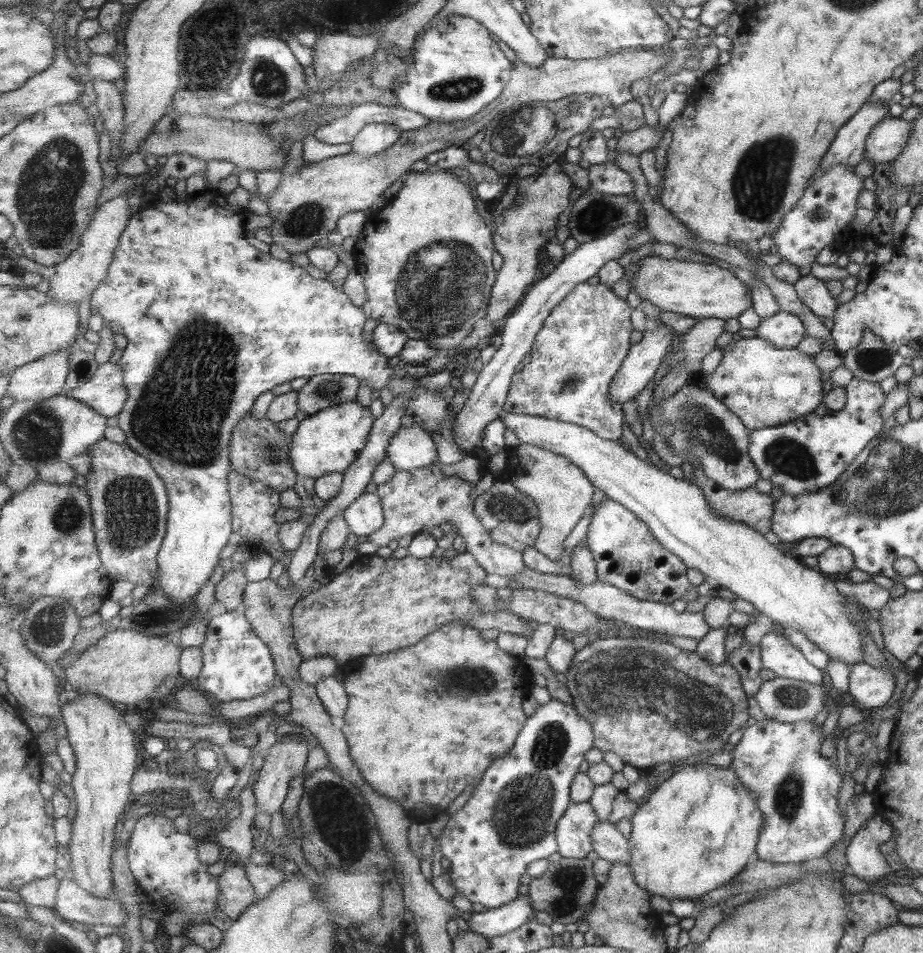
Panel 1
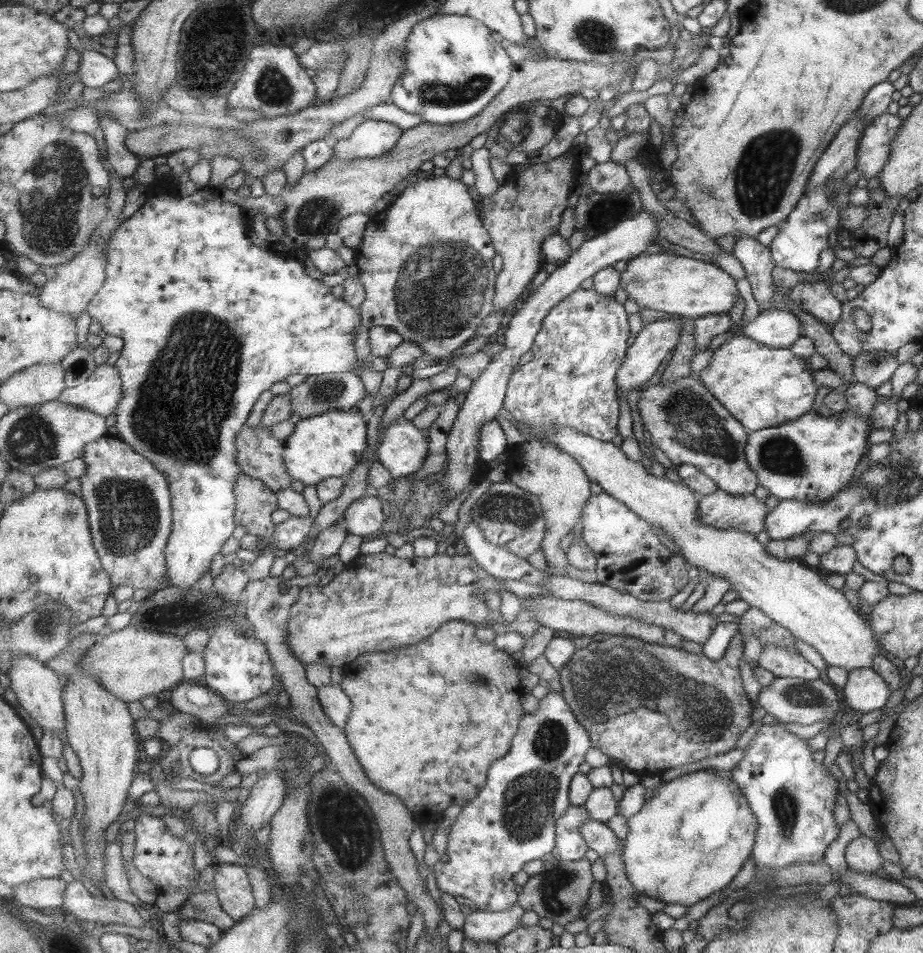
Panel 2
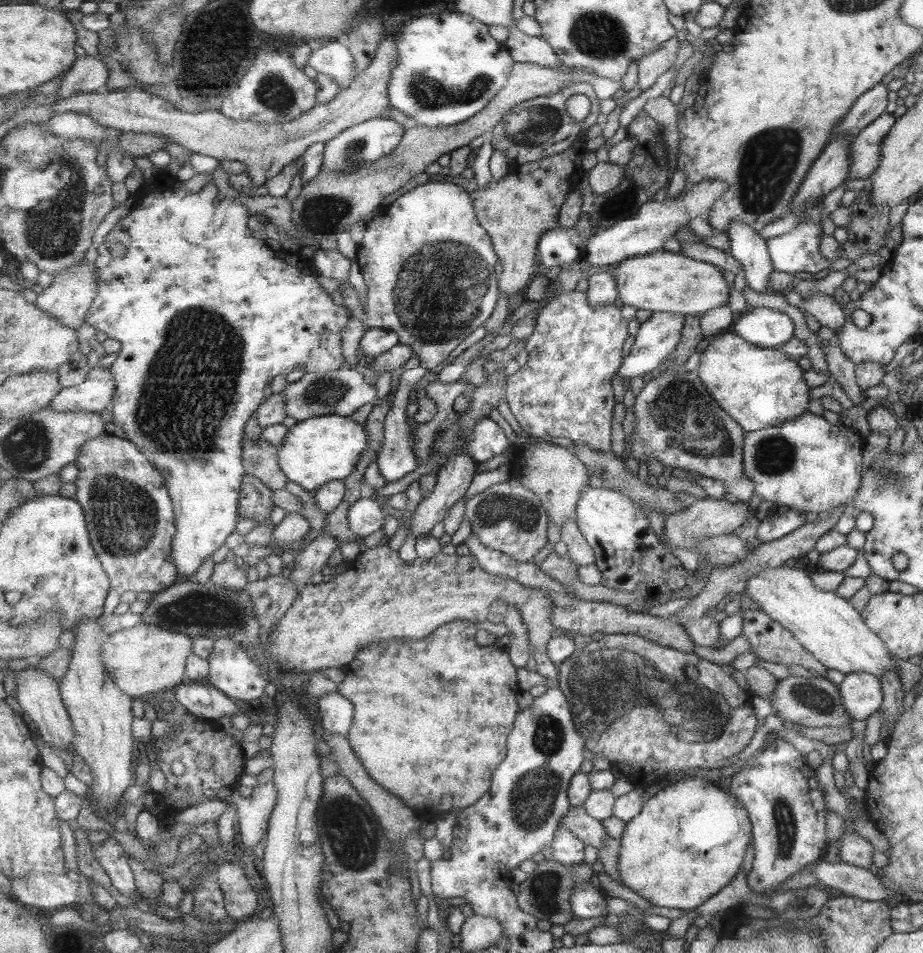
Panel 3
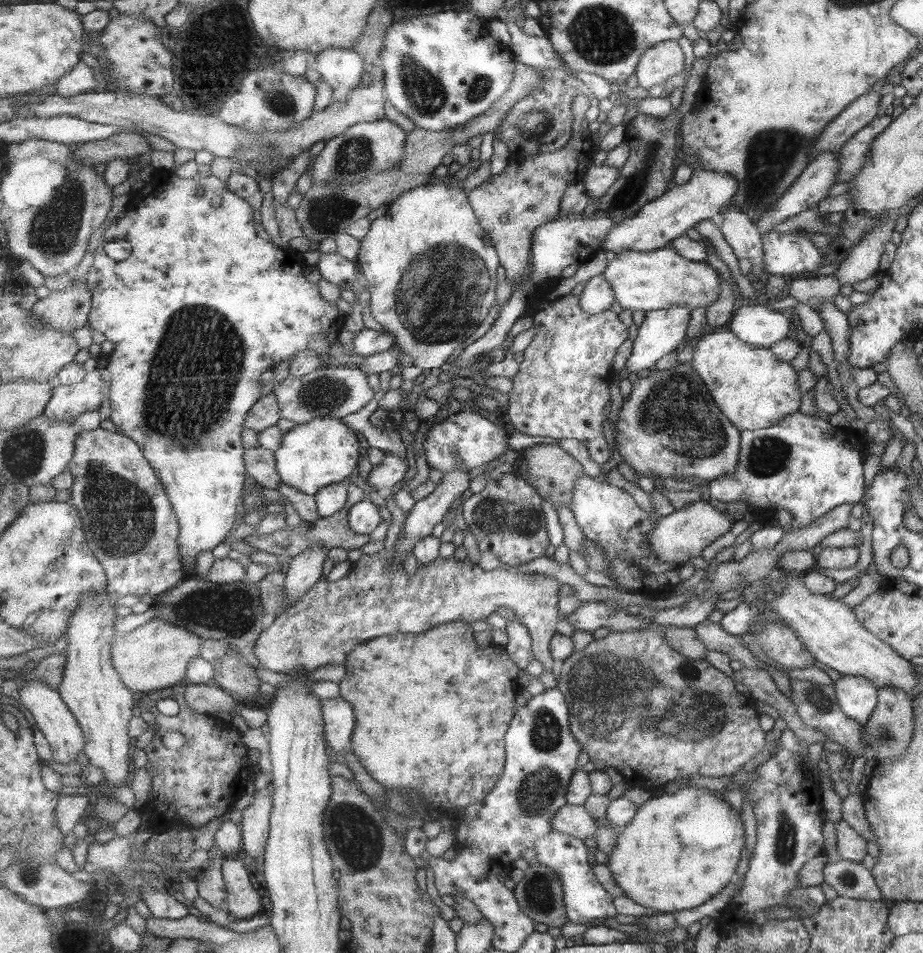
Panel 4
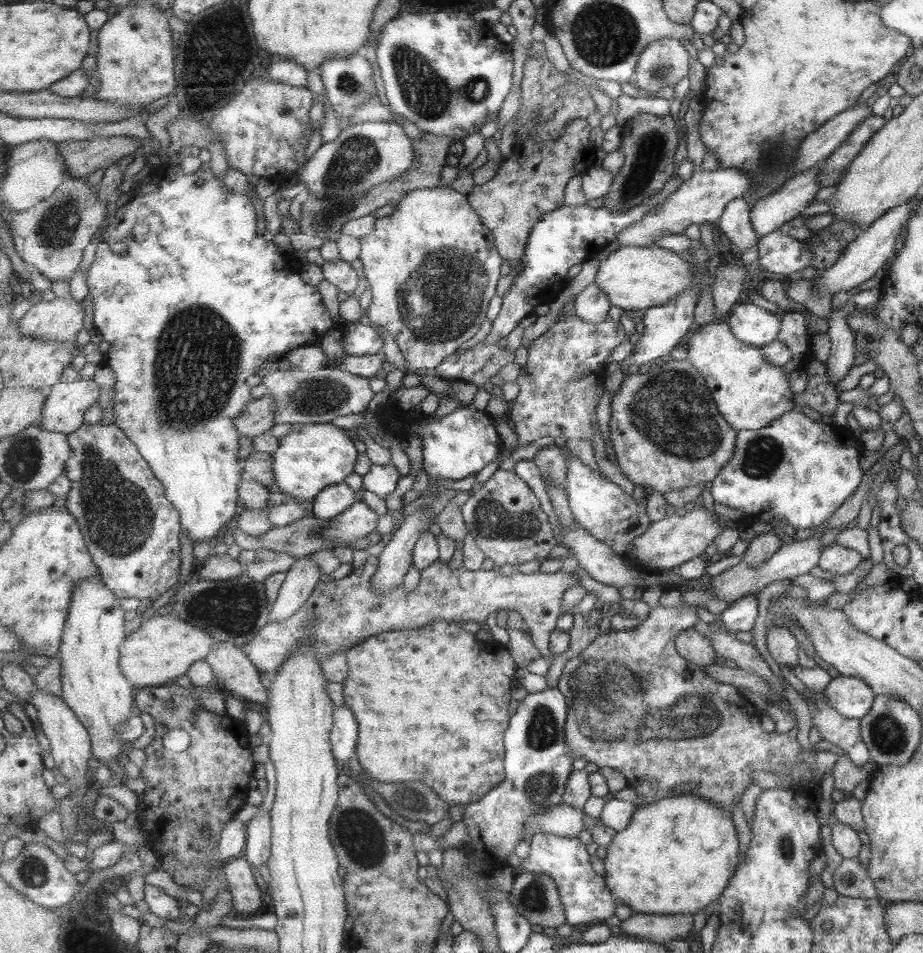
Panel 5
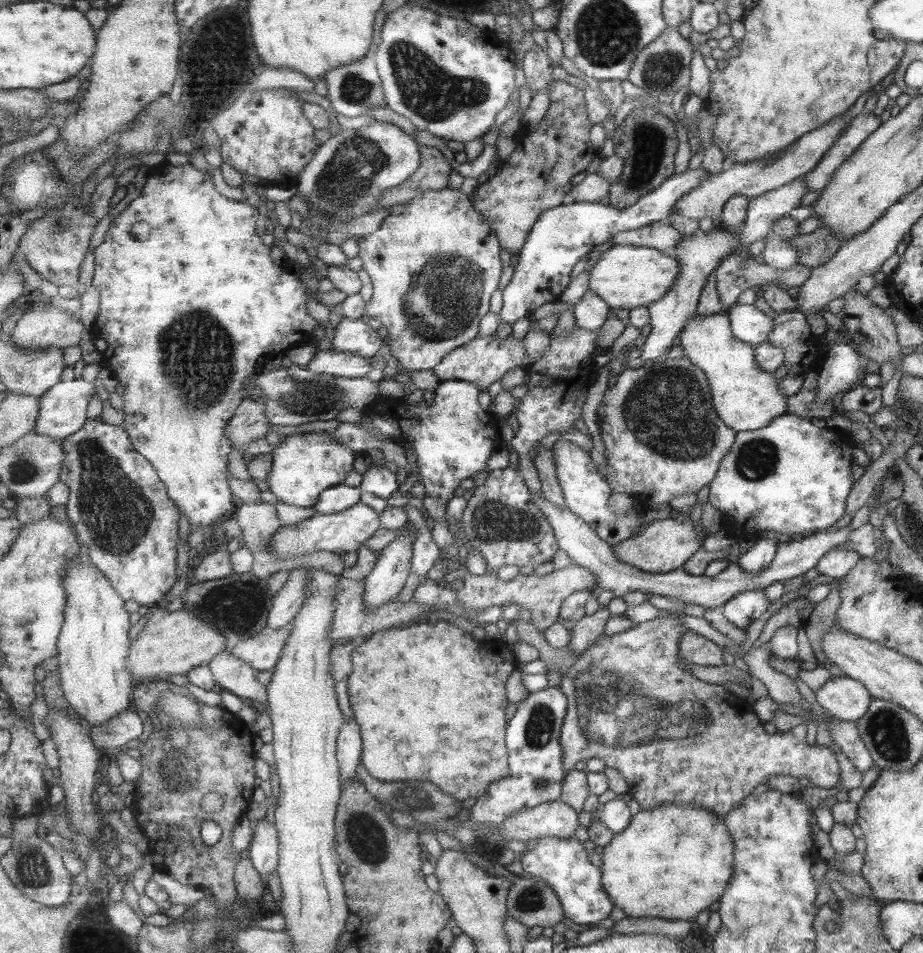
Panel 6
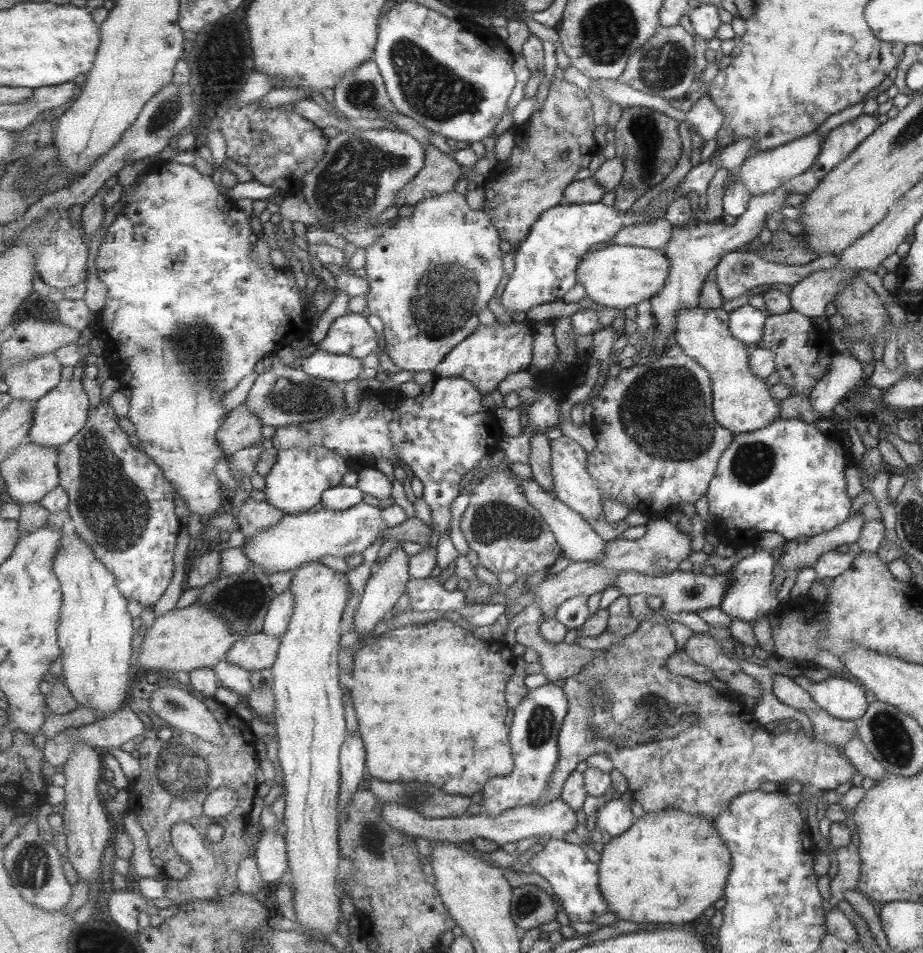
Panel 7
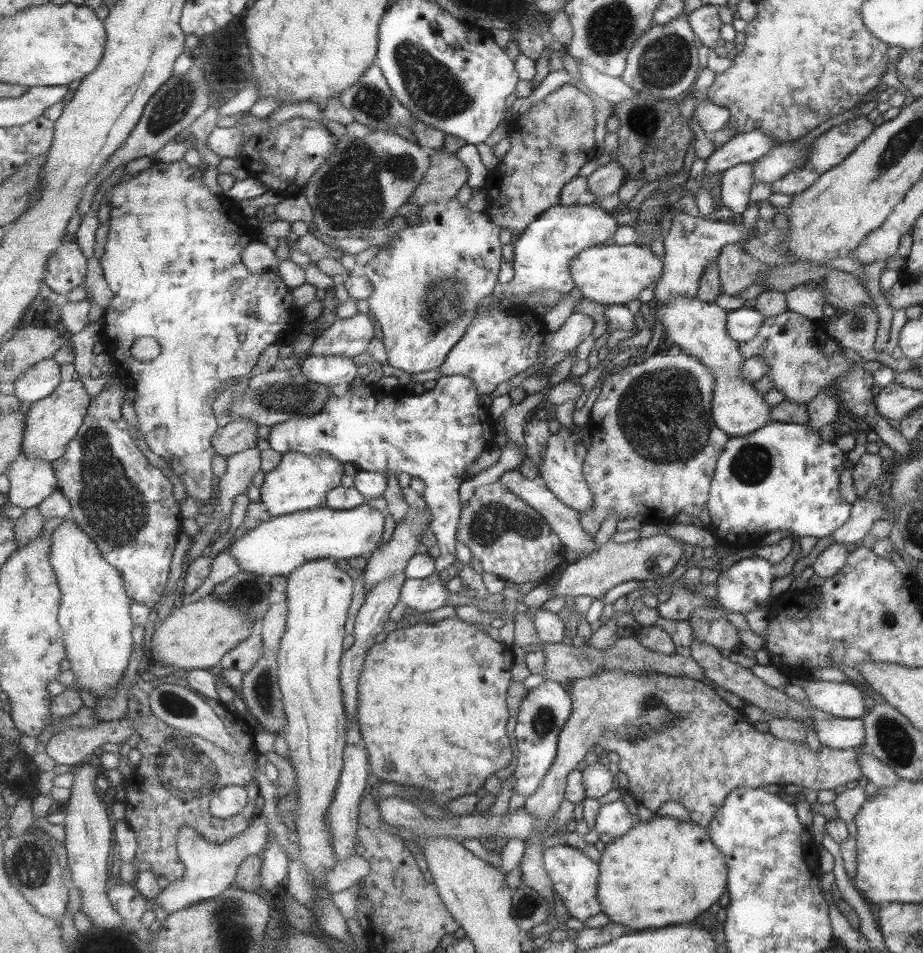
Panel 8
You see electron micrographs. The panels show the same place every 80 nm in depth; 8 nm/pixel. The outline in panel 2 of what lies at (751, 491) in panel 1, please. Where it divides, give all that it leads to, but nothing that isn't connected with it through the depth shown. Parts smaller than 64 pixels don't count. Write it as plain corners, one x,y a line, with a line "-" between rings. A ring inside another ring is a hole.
721,489
698,498
696,520
703,526
727,530
735,528
756,535
763,528
766,508
753,494
731,496

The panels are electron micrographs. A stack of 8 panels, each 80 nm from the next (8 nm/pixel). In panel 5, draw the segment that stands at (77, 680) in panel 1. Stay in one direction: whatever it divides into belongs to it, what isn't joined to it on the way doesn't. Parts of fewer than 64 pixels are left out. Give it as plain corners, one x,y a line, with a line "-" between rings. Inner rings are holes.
171,612
151,616
137,630
127,634
120,662
123,674
138,688
173,683
176,678
185,676
195,662
206,660
216,641
210,632

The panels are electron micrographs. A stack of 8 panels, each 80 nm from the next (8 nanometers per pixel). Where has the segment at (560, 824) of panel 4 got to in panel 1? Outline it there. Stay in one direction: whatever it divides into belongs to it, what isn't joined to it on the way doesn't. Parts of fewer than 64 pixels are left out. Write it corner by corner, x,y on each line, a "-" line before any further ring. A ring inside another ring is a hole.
599,821
590,835
594,841
594,852
599,857
611,863
630,864
632,861
630,839
625,838
613,823

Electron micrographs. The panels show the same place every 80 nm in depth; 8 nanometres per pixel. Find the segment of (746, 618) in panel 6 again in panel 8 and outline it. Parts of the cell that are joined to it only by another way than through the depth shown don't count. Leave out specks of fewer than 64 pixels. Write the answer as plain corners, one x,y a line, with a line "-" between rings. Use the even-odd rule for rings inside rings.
745,557
732,563
726,570
720,572
714,585
716,586
716,600
723,610
742,614
743,616
763,606
767,610
775,599
769,596
769,588
774,580
772,564
763,557

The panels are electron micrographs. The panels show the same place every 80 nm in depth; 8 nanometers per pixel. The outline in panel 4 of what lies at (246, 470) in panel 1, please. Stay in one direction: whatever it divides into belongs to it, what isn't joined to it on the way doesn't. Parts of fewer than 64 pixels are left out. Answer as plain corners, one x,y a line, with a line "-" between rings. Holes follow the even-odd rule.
260,445
249,449
244,454
246,469
259,484
266,488
279,488
283,483
279,474
275,452

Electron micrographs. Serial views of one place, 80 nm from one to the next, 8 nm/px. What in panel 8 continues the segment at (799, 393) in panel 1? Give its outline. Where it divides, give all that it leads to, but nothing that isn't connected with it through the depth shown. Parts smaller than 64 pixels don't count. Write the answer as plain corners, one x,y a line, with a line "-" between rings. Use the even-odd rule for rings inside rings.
675,296
665,308
656,310
668,340
679,346
681,352
707,365
714,376
714,395
710,403
714,423
729,437
749,435
765,426
771,407
763,403
763,395
755,391
751,380
744,380
740,374
742,353
738,342
727,337
727,311
697,300
697,297

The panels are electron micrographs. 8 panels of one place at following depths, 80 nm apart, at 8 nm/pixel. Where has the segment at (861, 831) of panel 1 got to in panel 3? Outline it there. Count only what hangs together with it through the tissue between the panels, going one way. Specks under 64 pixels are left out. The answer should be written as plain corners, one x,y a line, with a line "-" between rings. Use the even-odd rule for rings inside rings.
844,826
838,838
838,855
844,863
867,869
871,865
873,845
855,832
845,831

